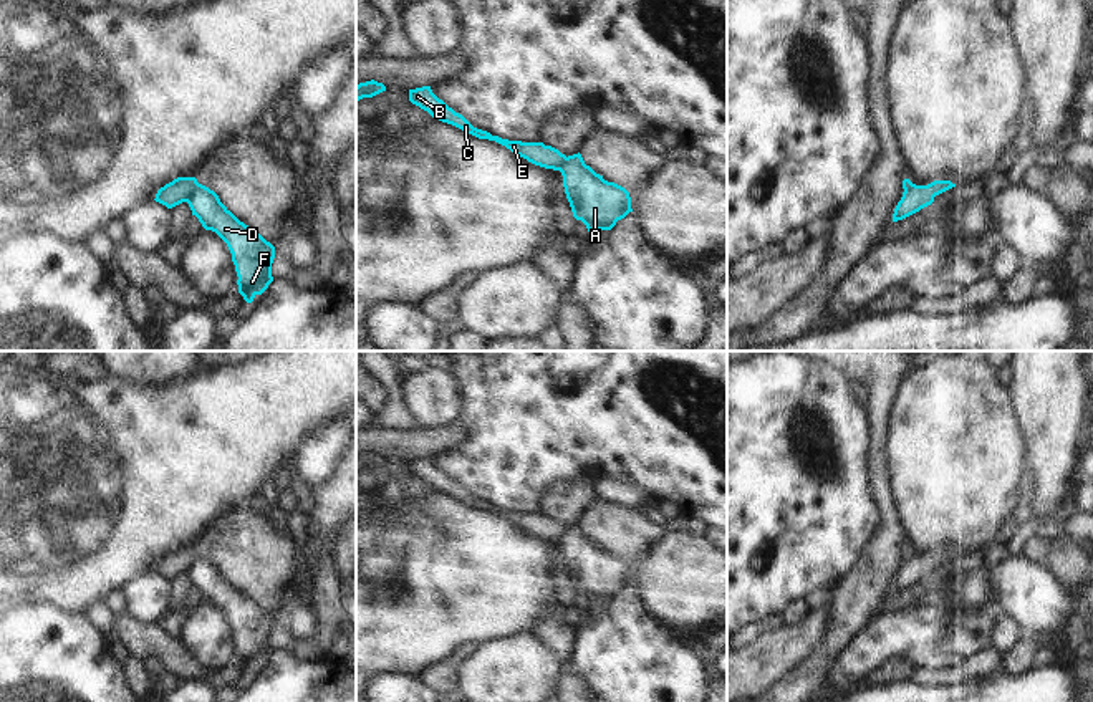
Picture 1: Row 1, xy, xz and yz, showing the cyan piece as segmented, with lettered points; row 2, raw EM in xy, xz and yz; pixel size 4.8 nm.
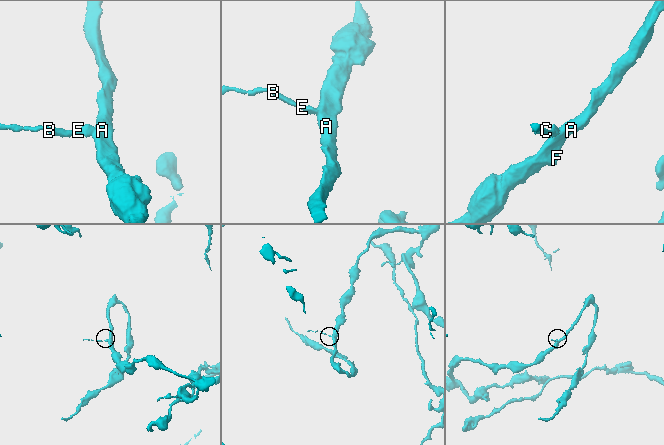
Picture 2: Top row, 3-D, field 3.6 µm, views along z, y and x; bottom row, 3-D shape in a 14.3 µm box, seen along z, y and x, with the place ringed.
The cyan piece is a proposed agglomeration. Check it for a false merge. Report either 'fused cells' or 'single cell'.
fused cells

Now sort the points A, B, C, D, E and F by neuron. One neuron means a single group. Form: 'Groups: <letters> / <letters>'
Groups: A D F / B C E

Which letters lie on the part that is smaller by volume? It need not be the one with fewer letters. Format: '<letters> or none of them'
B, C, E

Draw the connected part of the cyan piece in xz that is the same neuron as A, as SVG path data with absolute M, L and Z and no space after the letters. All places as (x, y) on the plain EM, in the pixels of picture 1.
M580 523L568 526L560 543L573 588L581 591L590 604L611 601L633 583L629 563L596 545Z

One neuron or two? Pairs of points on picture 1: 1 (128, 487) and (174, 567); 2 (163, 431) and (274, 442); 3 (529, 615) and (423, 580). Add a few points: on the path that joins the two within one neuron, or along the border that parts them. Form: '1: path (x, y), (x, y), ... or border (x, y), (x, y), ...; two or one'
1: border (201, 535), (192, 547), (166, 553), (153, 570); two
2: path (191, 439), (245, 439); one
3: path (502, 588), (494, 580), (449, 580); one

